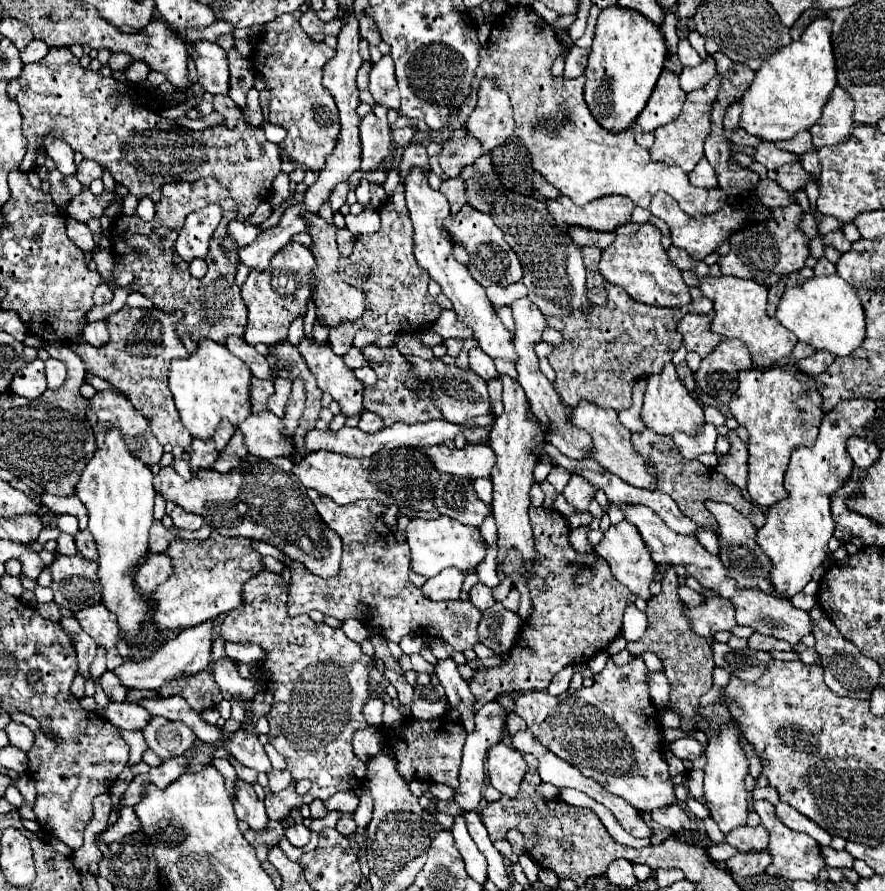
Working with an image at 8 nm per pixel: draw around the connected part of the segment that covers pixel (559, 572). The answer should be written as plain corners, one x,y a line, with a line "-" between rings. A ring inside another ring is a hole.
530,507
530,523
534,529
538,553
536,579
530,581
534,613
524,623
518,645
512,649
510,661
502,667
488,669
486,677
482,677
478,671
470,681
472,693
476,695
476,711
504,693
544,691
546,677
556,675
566,665
588,661
598,651
604,651
608,643
620,635
622,613
626,605
634,601
634,595
612,577
610,567
604,563
604,559
594,553
580,555
568,545
570,529
558,511
546,507
-
584,565
594,567
596,575
590,583
578,585
574,577
-
544,583
548,583
548,591
542,589

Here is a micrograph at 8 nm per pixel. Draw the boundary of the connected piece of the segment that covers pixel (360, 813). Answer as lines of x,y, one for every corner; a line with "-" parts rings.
366,791
366,795
360,797
360,805
356,809
356,823
358,827
366,827
372,819
372,795
370,791

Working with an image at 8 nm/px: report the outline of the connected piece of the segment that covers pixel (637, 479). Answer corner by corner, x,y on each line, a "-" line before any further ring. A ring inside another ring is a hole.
580,403
580,407
570,411
570,423
574,427
580,427
592,435
594,449
592,449
592,459
598,461
606,471
618,475
622,481
640,487
640,489
656,489
656,477
648,471
648,463
644,457
632,447
630,443
630,431
618,421
618,413
614,409
602,409
596,407
594,403

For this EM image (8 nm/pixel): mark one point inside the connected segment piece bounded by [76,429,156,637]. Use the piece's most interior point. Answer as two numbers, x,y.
116,488

